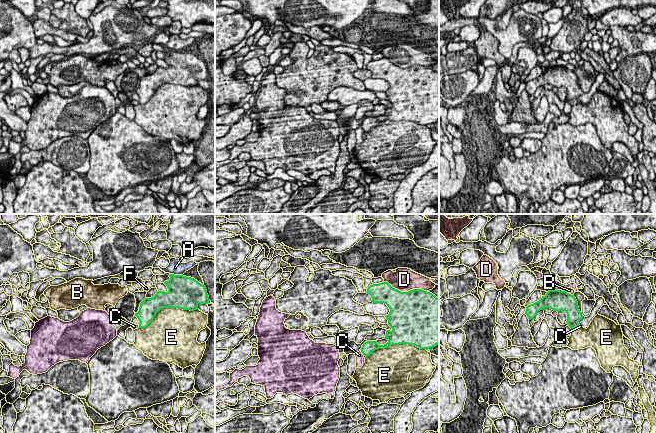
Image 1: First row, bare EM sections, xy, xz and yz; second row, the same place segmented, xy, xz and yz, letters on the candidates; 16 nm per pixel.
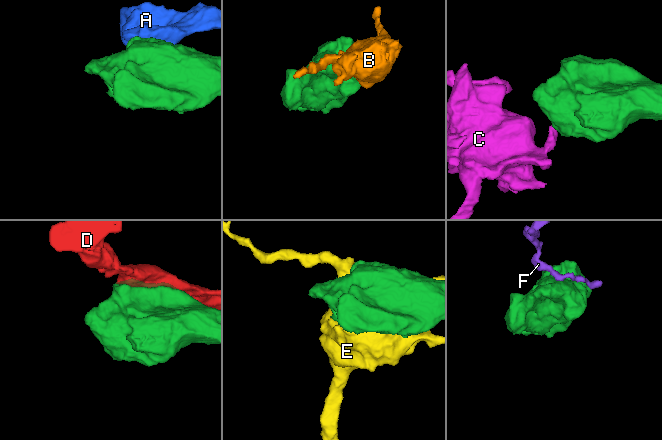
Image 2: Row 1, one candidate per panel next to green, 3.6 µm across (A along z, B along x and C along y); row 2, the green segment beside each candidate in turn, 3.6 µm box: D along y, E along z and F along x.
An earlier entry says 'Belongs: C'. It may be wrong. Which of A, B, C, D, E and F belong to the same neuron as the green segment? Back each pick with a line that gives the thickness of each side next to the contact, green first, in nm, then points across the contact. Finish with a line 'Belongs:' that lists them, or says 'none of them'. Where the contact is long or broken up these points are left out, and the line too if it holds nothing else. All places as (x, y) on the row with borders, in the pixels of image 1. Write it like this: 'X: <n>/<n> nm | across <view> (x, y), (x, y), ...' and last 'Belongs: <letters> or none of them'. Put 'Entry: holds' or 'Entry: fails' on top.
Entry: fails
Belongs: none of them

